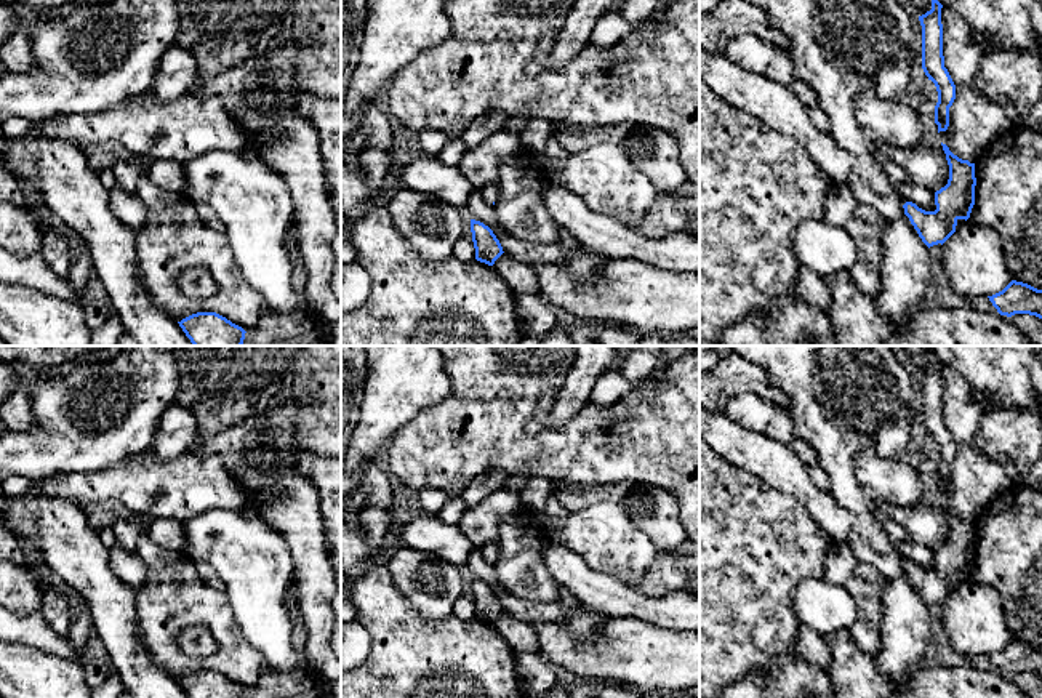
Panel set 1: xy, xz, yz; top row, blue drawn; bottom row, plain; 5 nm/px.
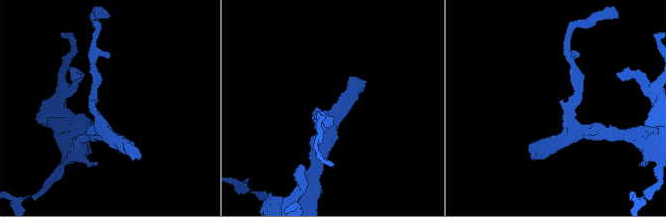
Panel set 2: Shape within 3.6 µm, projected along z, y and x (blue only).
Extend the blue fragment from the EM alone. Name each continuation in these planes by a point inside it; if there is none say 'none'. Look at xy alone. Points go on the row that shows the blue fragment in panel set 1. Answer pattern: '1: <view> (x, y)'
none

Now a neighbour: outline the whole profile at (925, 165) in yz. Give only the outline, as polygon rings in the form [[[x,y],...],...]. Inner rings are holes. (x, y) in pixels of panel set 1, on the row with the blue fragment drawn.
[[[927,141],[917,147],[879,144],[879,149],[896,163],[909,181],[936,192],[948,184],[949,165],[940,141]]]

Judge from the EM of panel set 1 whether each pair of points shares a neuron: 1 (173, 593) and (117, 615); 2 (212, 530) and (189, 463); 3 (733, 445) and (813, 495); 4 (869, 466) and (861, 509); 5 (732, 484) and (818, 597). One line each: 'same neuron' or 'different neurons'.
1: different neurons
2: different neurons
3: same neuron
4: different neurons
5: different neurons

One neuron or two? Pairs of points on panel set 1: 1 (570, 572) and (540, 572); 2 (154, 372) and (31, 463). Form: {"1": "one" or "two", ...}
{"1": "two", "2": "one"}

